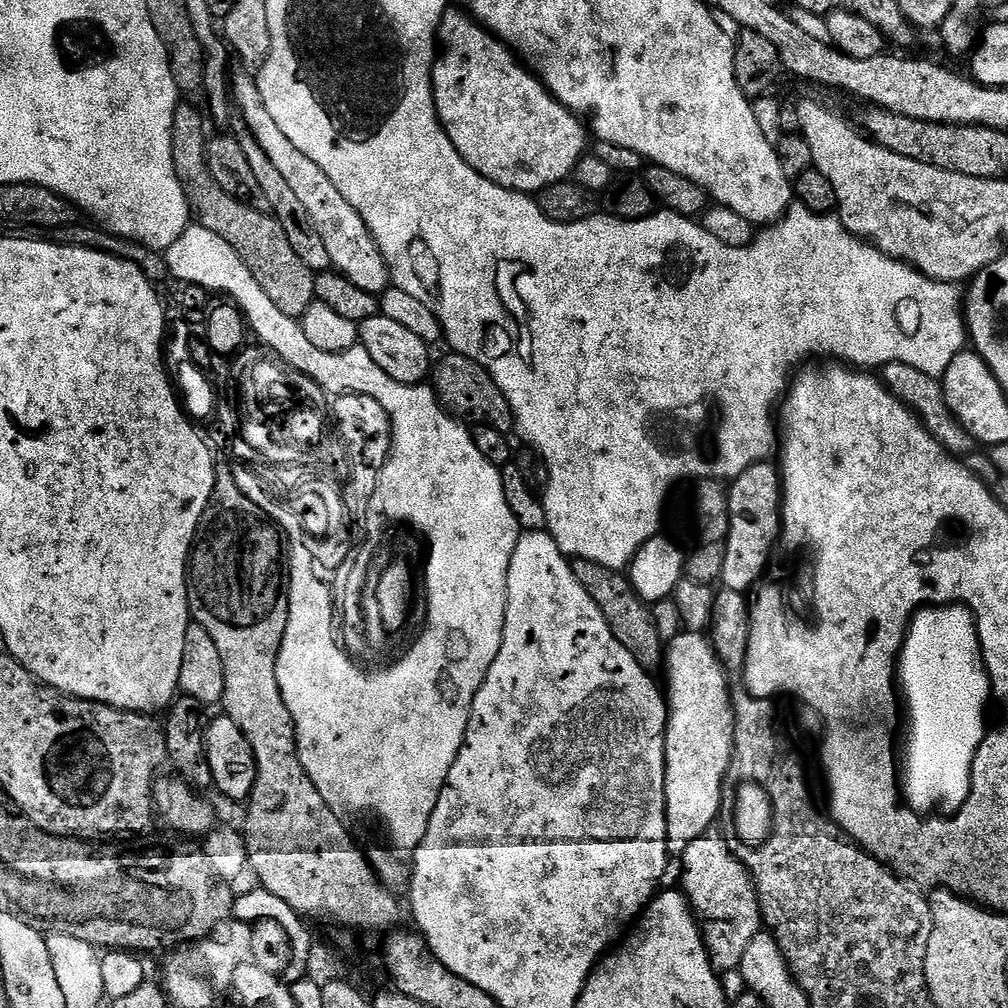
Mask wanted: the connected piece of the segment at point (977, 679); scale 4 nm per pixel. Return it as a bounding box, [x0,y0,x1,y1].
[898,604,992,814]

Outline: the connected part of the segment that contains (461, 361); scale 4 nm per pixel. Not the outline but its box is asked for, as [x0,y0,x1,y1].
[430,354,513,434]

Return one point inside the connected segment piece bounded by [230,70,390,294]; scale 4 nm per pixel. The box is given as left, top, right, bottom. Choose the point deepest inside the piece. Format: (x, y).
(353, 252)

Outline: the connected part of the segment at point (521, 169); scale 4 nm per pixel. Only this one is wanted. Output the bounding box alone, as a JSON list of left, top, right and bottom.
[432,7,589,194]

